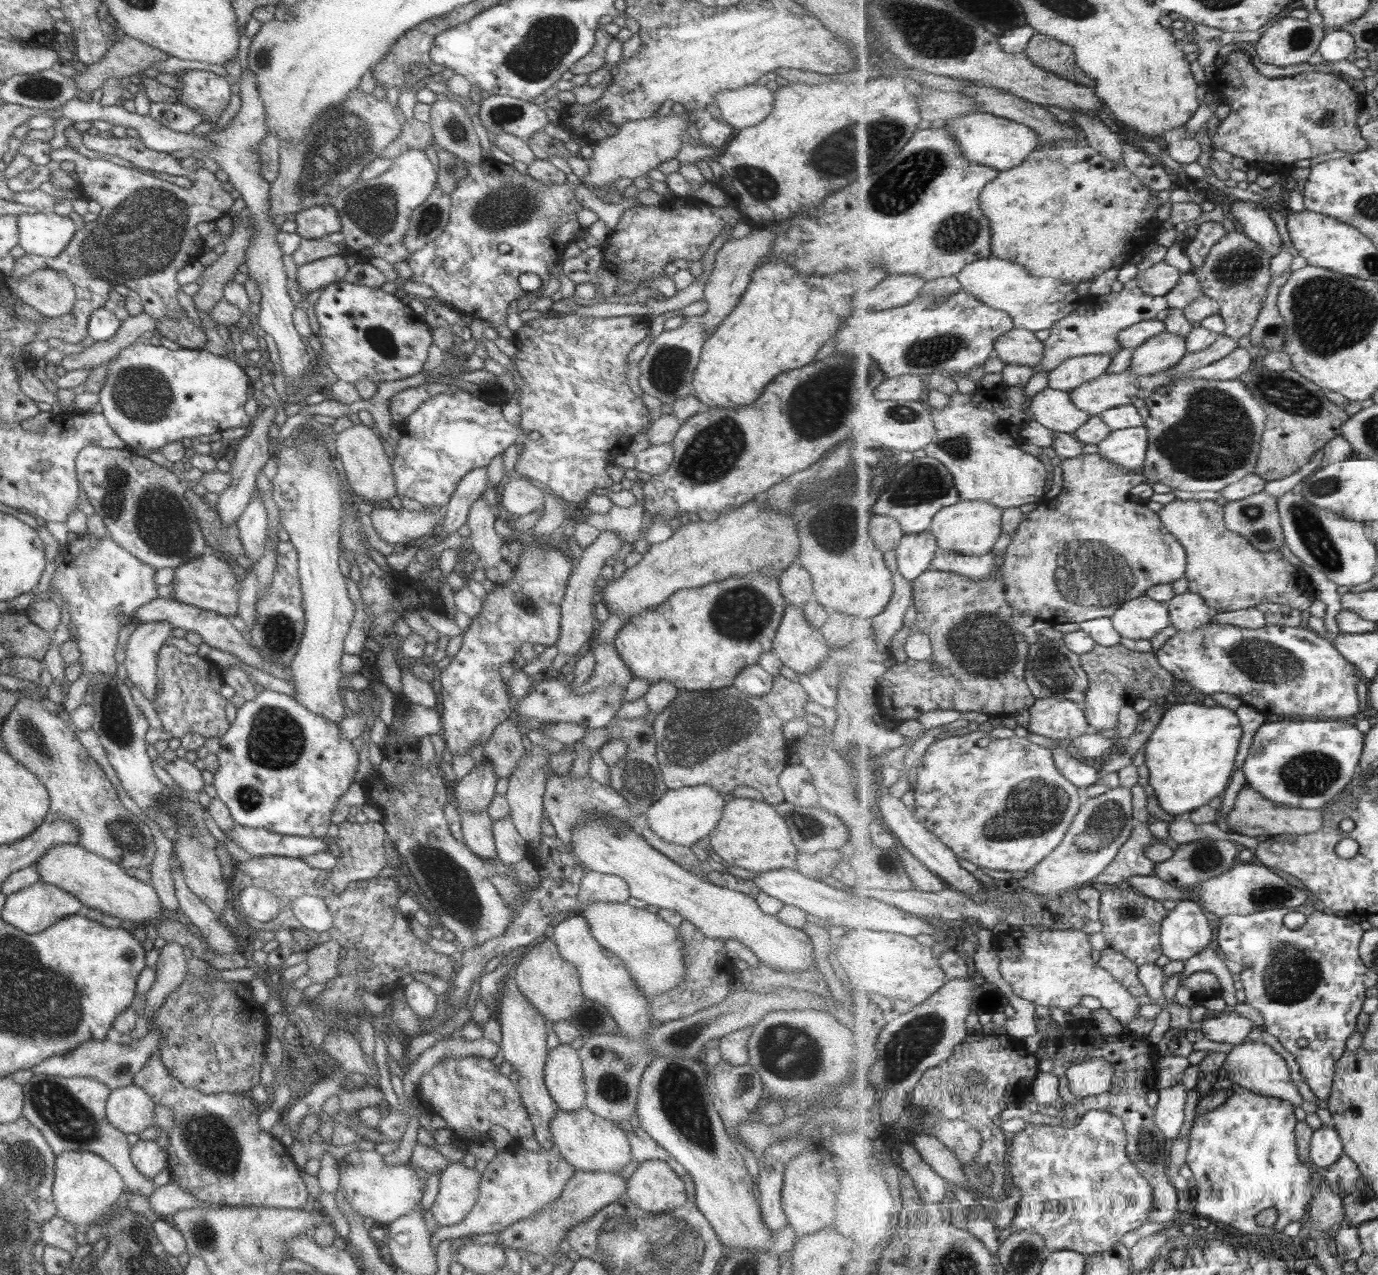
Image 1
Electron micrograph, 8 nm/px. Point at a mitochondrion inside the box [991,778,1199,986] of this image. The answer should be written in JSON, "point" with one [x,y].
{"point":[1105,822]}

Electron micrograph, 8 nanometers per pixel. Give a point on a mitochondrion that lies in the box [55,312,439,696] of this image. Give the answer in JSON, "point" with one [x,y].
{"point":[161,528]}

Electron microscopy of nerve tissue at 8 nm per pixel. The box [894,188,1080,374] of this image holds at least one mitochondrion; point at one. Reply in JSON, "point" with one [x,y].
{"point":[931,352]}

